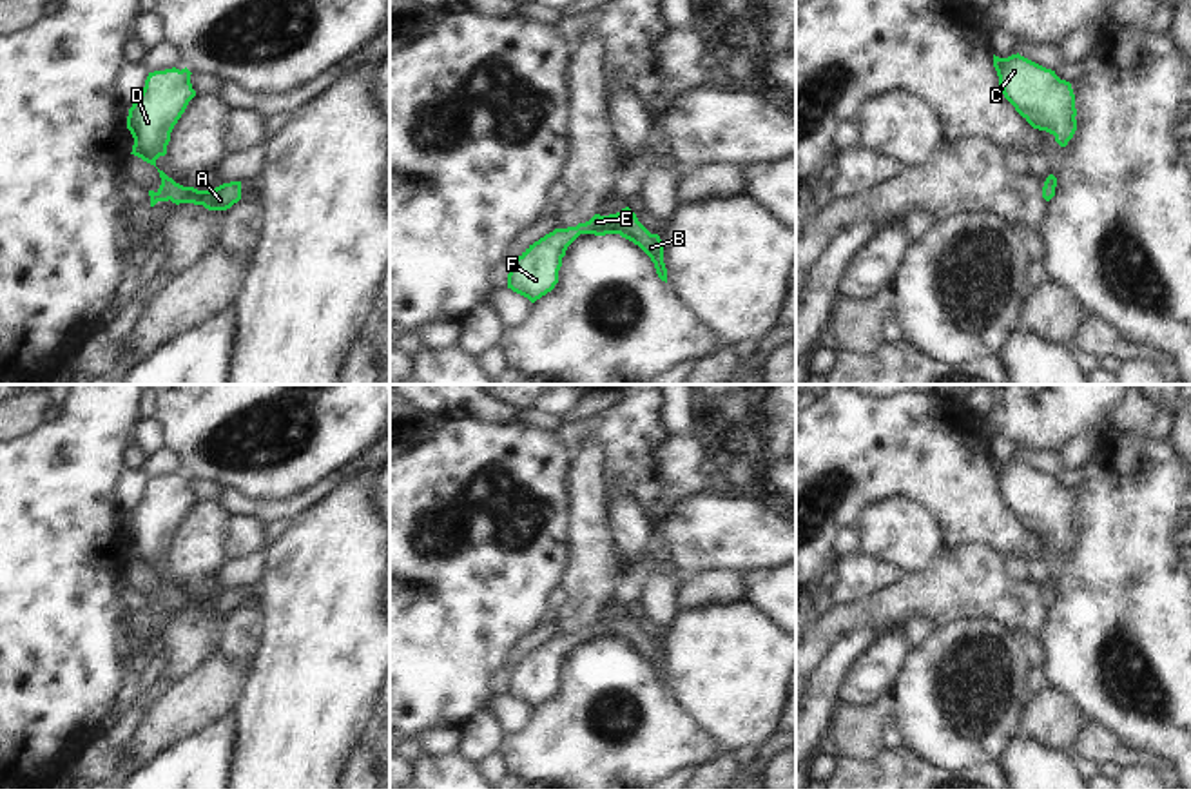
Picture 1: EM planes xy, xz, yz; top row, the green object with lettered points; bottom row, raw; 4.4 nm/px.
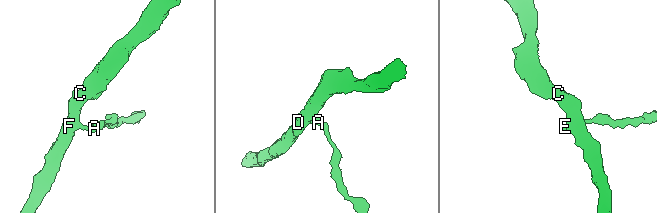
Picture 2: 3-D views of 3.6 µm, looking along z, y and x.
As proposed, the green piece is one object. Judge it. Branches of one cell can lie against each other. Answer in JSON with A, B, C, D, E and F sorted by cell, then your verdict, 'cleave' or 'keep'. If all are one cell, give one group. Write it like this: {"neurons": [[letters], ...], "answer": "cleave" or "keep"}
{"neurons": [["A", "B", "C", "D", "E", "F"]], "answer": "keep"}

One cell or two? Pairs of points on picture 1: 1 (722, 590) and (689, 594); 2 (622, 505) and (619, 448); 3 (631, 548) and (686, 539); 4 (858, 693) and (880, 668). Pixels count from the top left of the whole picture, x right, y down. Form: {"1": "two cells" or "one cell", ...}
{"1": "one cell", "2": "two cells", "3": "two cells", "4": "one cell"}

